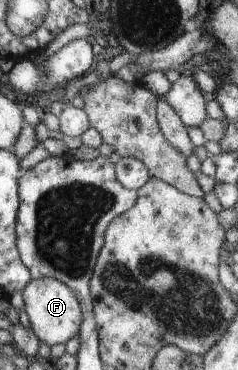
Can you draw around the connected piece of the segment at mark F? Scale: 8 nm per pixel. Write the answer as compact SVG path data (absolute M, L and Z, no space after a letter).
M42 277L30 281L21 294L24 298L24 309L30 318L31 329L34 329L41 343L49 346L64 345L80 333L84 315L81 313L81 303L78 302L77 295L69 286L56 279Z

